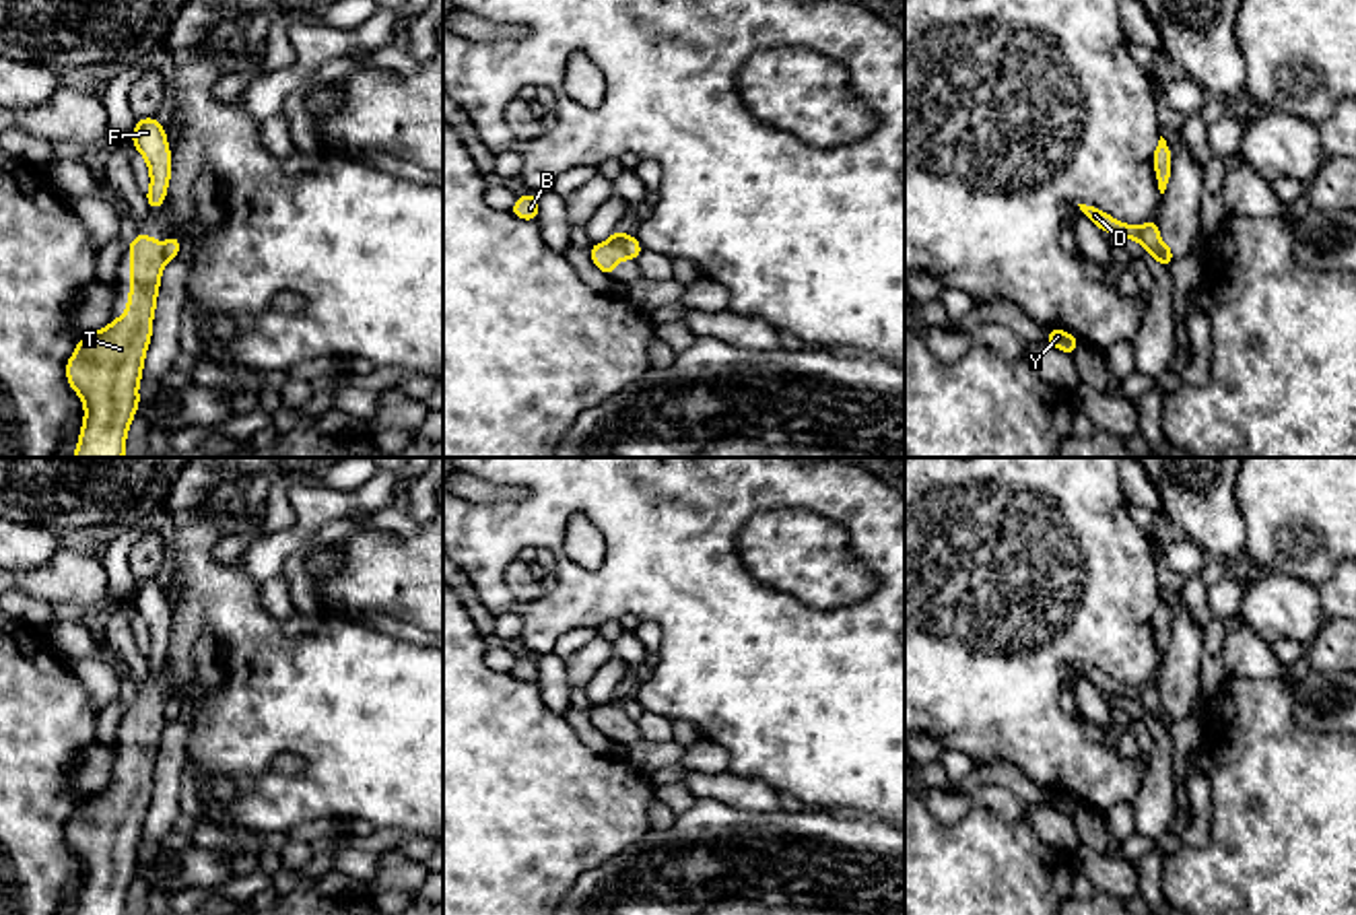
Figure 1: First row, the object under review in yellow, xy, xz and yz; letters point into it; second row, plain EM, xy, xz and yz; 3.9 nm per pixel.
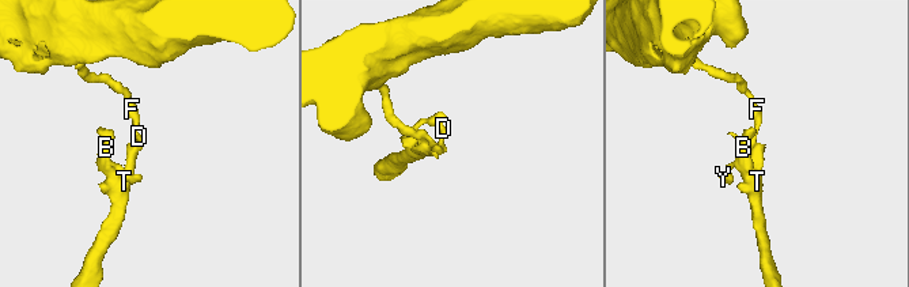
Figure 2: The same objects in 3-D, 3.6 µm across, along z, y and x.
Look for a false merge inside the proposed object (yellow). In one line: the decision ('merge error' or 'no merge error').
merge error

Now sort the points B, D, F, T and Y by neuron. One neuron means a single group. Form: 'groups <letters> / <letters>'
groups B T Y / D F

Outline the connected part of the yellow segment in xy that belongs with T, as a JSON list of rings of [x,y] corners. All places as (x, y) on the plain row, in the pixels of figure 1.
[[[136,694],[130,711],[130,760],[126,777],[78,802],[66,824],[66,841],[84,866],[74,915],[124,915],[128,888],[138,872],[138,845],[152,798],[152,777],[165,705]]]

